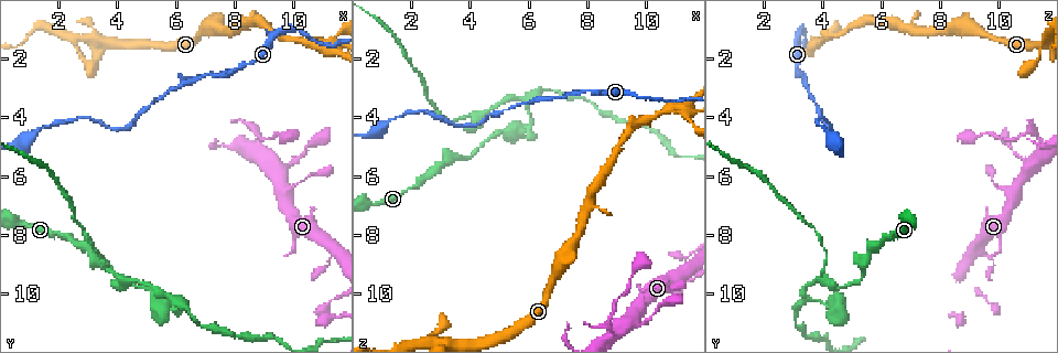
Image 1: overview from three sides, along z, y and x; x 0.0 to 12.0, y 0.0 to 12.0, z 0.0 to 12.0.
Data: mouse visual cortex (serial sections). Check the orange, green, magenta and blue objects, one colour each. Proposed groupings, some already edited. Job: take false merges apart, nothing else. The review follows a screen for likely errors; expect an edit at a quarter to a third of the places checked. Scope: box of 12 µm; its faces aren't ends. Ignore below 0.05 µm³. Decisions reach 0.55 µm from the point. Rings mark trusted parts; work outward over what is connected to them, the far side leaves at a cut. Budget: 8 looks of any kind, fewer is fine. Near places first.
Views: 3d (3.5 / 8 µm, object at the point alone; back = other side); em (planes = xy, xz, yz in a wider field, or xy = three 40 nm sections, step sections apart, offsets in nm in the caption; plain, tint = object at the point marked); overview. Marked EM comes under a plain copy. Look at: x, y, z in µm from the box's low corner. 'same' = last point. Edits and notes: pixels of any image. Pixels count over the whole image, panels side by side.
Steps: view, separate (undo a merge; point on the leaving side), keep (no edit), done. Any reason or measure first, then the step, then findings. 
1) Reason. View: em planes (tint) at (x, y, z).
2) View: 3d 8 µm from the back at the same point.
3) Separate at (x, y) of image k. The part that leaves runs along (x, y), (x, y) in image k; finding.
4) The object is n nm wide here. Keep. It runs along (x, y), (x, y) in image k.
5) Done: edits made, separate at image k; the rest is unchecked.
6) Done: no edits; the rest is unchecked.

View: 3d 3.5 µm at (9.8, 6.6, 10.5).

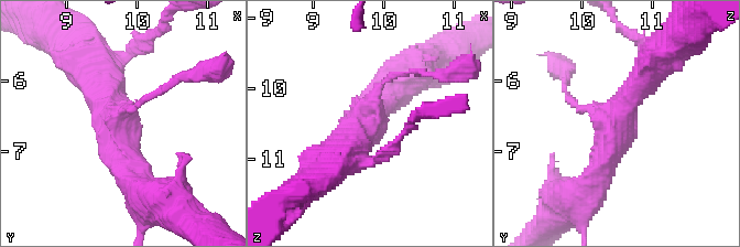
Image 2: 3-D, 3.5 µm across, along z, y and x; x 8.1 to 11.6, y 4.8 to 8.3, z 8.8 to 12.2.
3 arms meet here; the arms are 100, 400, 400 nm wide; now the EM. View: em xy step 3 (tint) at (9.75, 6.60, 10.55).

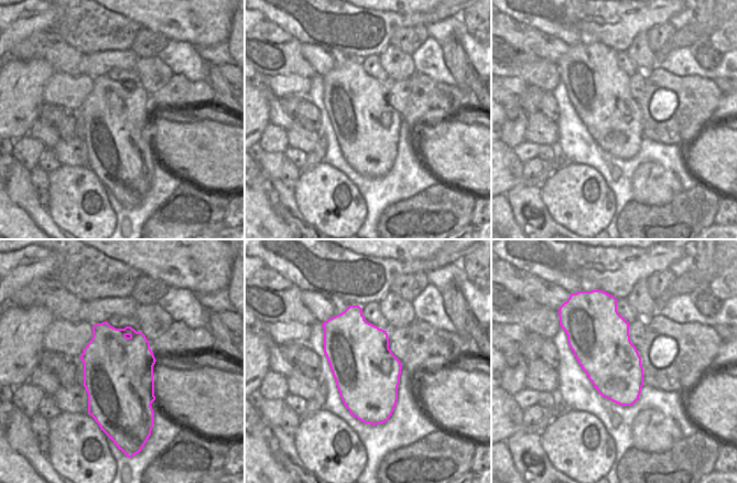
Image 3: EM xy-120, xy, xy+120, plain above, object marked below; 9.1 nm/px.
Another direction. View: em xy step 1 (tint) at the same point.

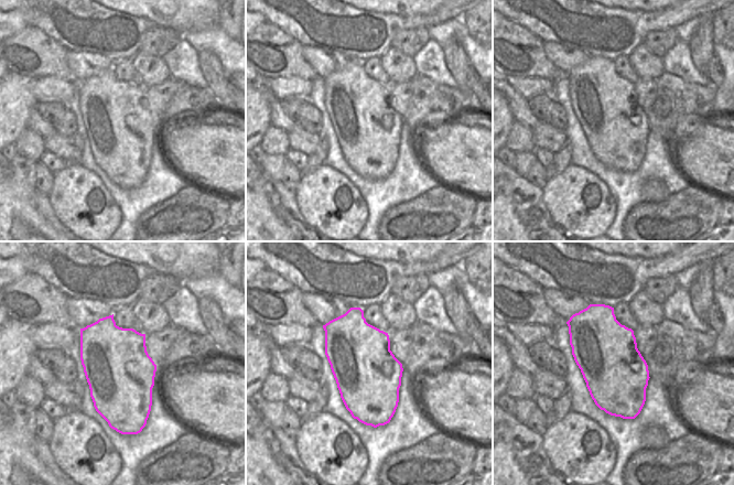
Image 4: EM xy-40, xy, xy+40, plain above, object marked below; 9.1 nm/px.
Keep. It runs along (588, 188), (650, 68) in image 2; continuous, no second cell.

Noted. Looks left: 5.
Sharp bend. View: 3d 3.5 µm at (8.7, 4.5, 11.0).

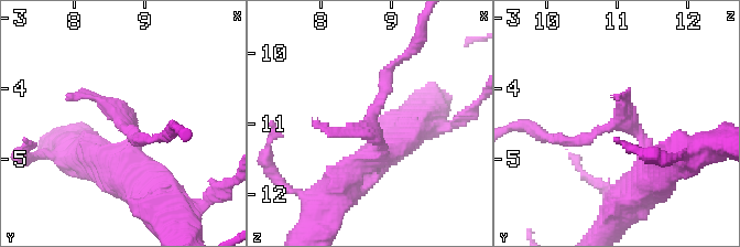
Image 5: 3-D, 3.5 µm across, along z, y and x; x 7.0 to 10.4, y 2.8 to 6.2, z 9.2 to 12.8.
View: em planes (tint) at (8.75, 4.50, 11.05).

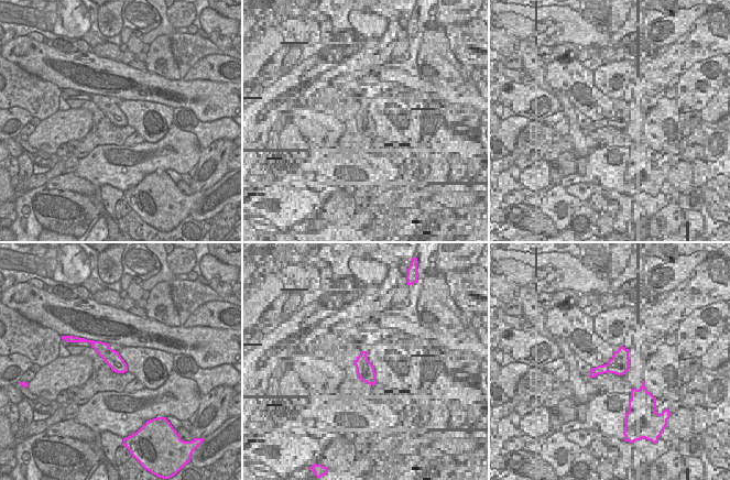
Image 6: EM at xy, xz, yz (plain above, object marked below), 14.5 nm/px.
The object is 240 nm wide here. Keep. It runs along (649, 180), (643, 139), (623, 122), (558, 139) in image 5; all the same cell.

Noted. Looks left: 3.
Arms run side by side. View: 3d 8 µm from the back at (11.0, 1.6, 3.7).

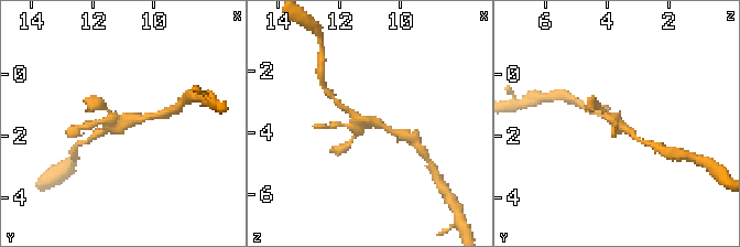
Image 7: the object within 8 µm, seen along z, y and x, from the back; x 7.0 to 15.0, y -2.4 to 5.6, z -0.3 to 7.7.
Zoom in. View: 3d 3.5 µm from the back at (11.0, 1.5, 3.7).

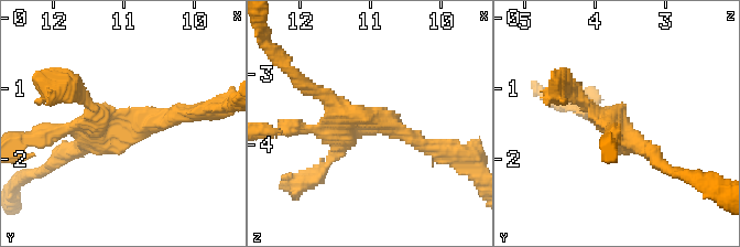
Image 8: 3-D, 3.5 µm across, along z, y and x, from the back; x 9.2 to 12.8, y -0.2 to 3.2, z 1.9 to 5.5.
4 arms meet here; the arms are 200, 200, 250, 250 nm wide. View: em xy step 5 (tint) at (11.00, 1.50, 3.65).

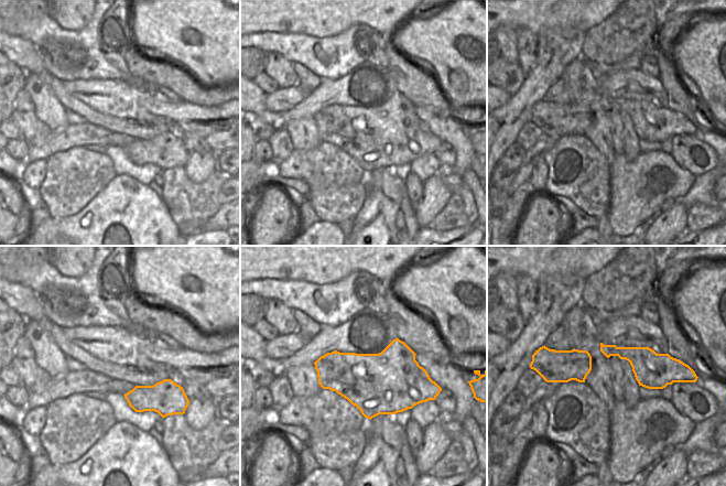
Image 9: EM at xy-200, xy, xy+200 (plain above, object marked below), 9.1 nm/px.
Keep. Continuous, no second cell.

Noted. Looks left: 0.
Done: no edits; the rest is unchecked.

